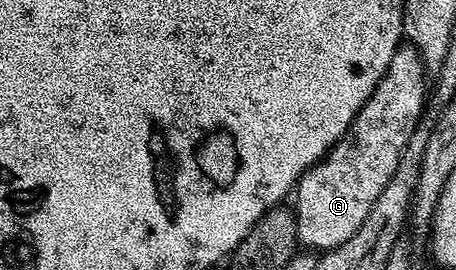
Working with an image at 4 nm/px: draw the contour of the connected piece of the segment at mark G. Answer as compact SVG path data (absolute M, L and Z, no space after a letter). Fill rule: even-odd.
M411 43L401 44L394 59L390 59L386 75L378 83L378 87L374 87L370 99L366 99L364 106L357 111L356 118L352 120L352 126L348 128L344 138L300 178L294 190L296 239L305 250L336 249L346 243L346 239L350 239L350 235L354 235L358 227L362 227L366 215L370 215L370 207L374 207L374 199L378 199L378 195L382 195L382 187L390 183L390 175L394 175L410 135L421 124L420 112L424 109L424 73L426 74L426 66L416 46Z

